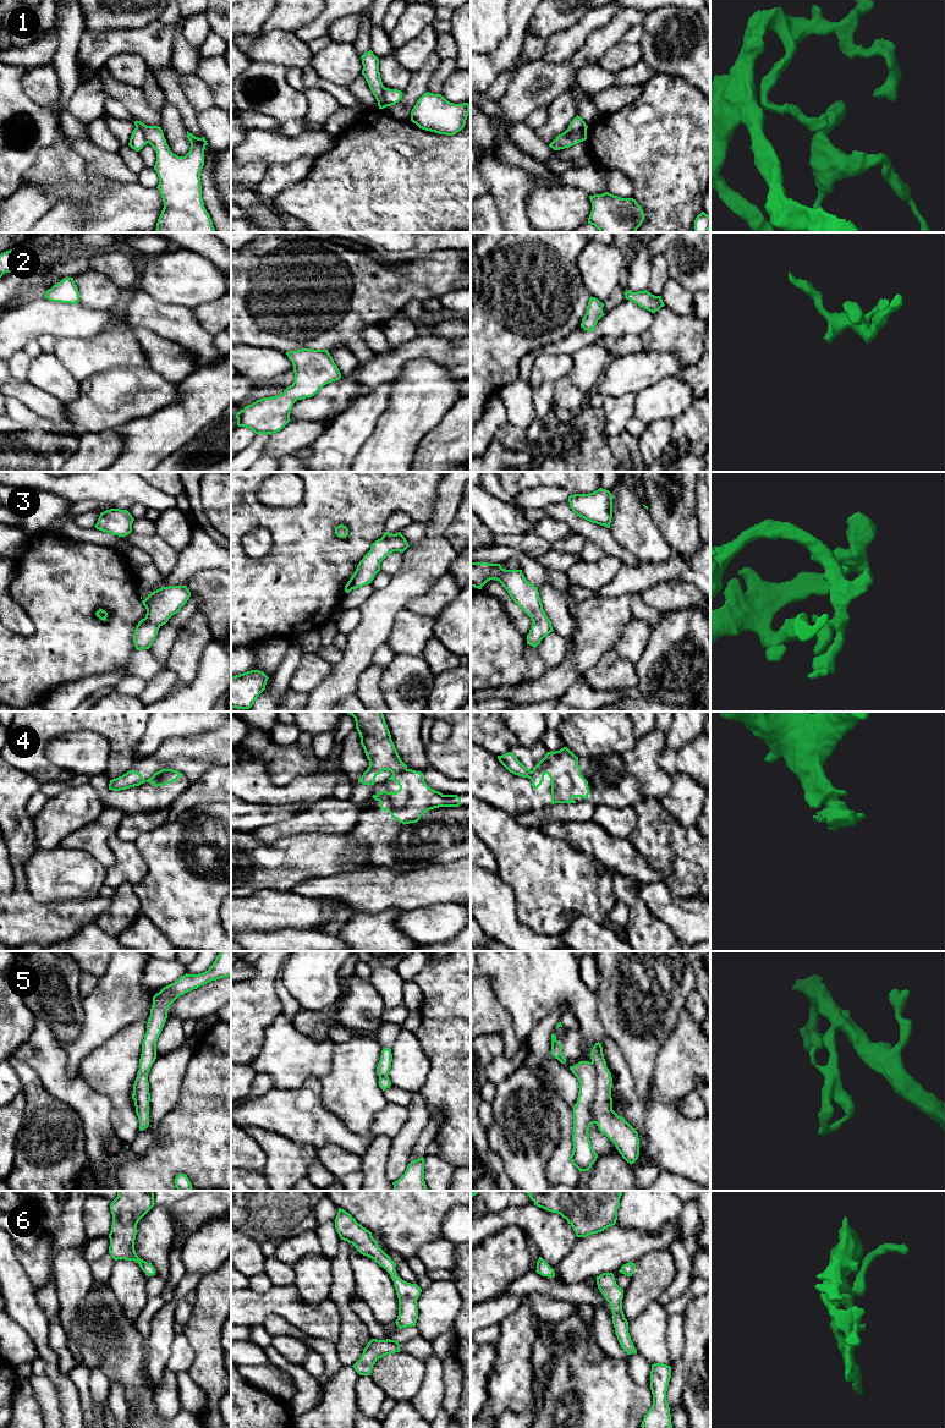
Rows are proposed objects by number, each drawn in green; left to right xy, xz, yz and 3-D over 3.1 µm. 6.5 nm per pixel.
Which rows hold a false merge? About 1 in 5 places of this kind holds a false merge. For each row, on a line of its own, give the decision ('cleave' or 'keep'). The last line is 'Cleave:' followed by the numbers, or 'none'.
1: cleave
2: keep
3: keep
4: cleave
5: keep
6: keep
Cleave: 1, 4

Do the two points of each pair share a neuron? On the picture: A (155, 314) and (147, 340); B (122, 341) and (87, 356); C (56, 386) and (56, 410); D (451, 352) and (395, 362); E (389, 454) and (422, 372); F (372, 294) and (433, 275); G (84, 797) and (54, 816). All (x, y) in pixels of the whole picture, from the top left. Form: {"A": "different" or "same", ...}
{"A": "different", "B": "same", "C": "different", "D": "same", "E": "same", "F": "same", "G": "same"}

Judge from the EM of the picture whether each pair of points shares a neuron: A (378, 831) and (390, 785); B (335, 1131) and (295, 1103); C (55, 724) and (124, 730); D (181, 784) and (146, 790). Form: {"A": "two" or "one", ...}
{"A": "one", "B": "one", "C": "one", "D": "one"}

